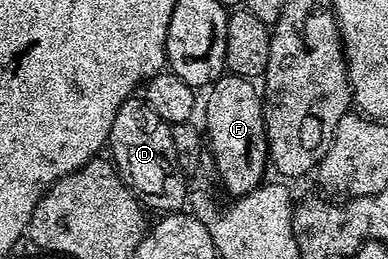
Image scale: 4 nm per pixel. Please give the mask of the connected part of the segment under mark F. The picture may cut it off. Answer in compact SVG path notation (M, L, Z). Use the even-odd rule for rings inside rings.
M234 75L220 77L209 92L205 137L215 160L215 173L232 198L244 197L256 185L264 184L263 172L269 169L263 98L254 80Z

